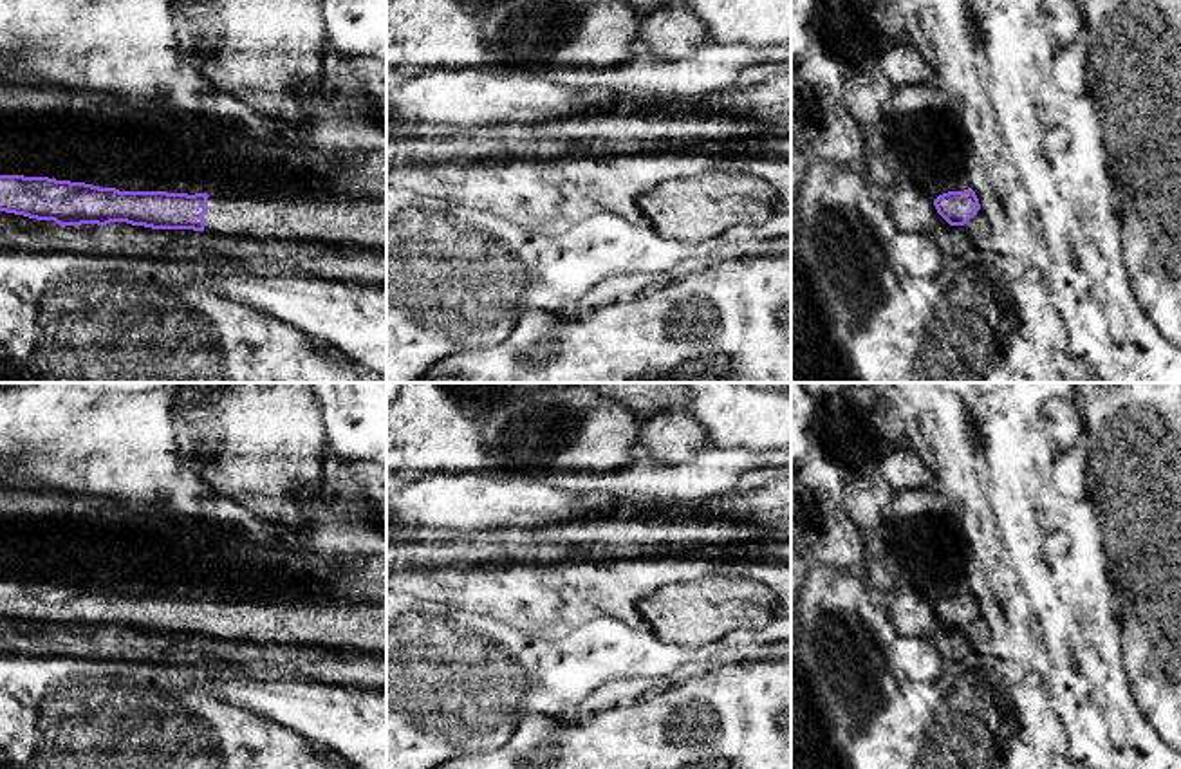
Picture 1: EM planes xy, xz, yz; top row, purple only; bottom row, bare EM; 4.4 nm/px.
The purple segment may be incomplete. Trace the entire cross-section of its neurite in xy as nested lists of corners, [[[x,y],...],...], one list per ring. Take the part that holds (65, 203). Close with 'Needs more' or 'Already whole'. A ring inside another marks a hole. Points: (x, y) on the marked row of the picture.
[[[0,175],[0,211],[54,220],[61,227],[126,222],[152,229],[386,251],[386,200],[358,195],[293,200],[215,197]]]. Needs more

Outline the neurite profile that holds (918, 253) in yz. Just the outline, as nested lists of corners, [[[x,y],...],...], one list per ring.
[[[897,231],[885,246],[888,264],[903,267],[912,278],[934,278],[941,273],[943,253],[930,235]]]

